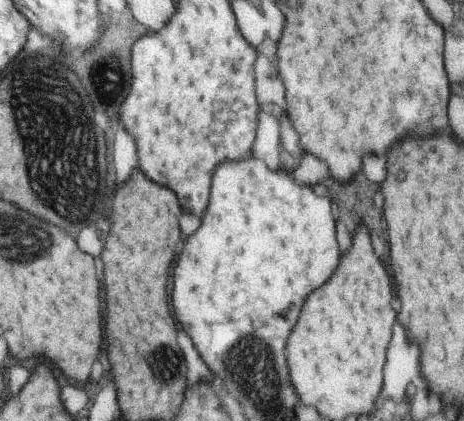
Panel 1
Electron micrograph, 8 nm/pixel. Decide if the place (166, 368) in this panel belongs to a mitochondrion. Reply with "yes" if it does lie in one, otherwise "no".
yes

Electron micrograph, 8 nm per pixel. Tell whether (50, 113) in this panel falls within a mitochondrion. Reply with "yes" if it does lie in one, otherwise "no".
yes

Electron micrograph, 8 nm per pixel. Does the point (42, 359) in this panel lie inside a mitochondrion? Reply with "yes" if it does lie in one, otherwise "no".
no

